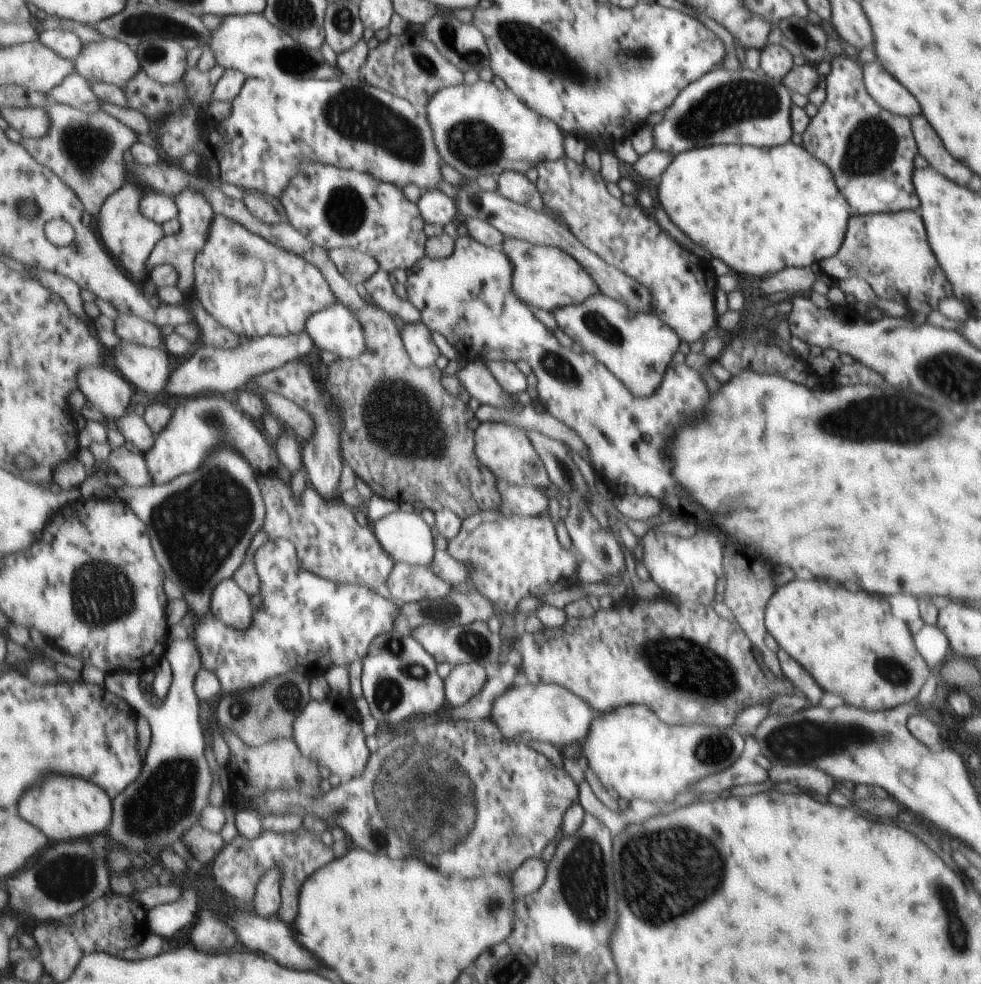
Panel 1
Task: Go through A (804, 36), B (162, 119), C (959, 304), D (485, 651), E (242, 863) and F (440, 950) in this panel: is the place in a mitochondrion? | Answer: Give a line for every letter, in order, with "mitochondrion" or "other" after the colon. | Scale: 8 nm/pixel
A: mitochondrion
B: other
C: other
D: mitochondrion
E: other
F: other

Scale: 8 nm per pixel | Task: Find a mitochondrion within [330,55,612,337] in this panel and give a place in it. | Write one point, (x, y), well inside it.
(476, 144)

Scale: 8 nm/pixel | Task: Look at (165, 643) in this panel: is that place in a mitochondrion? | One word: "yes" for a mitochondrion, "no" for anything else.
no

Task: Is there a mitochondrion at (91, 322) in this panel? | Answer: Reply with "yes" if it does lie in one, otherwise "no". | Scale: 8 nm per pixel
no

